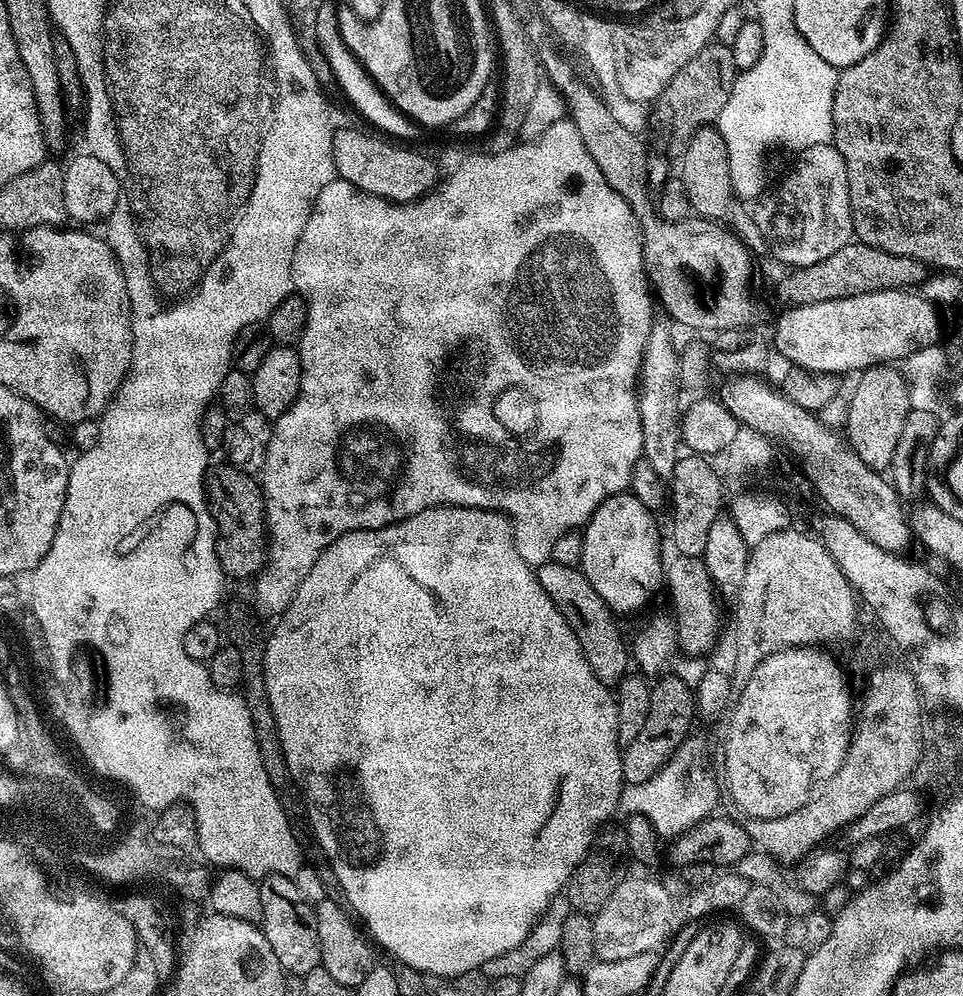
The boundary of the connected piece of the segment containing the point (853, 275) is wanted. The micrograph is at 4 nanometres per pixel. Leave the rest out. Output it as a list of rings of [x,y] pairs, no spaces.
[[[859,242],[842,246],[842,250],[834,250],[830,258],[822,258],[822,262],[814,262],[814,266],[793,268],[787,274],[789,276],[782,277],[776,288],[784,306],[830,302],[882,290],[916,290],[930,276],[929,269],[914,258],[902,258],[902,254],[886,254],[886,250],[878,250]]]

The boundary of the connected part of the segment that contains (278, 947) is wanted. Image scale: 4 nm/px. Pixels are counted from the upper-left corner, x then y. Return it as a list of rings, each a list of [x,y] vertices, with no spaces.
[[[270,874],[259,881],[259,886],[262,894],[262,931],[280,967],[288,976],[299,977],[321,967],[316,909],[302,898],[302,894],[298,894],[295,879],[282,874]]]

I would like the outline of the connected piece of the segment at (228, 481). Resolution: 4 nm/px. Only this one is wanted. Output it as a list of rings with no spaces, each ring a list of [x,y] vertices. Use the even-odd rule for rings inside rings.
[[[227,462],[209,463],[204,472],[204,499],[208,501],[208,509],[216,520],[216,553],[220,568],[225,577],[236,580],[251,581],[264,566],[266,559],[266,525],[264,522],[264,494],[261,485],[252,476],[247,476],[244,468],[235,468]]]

